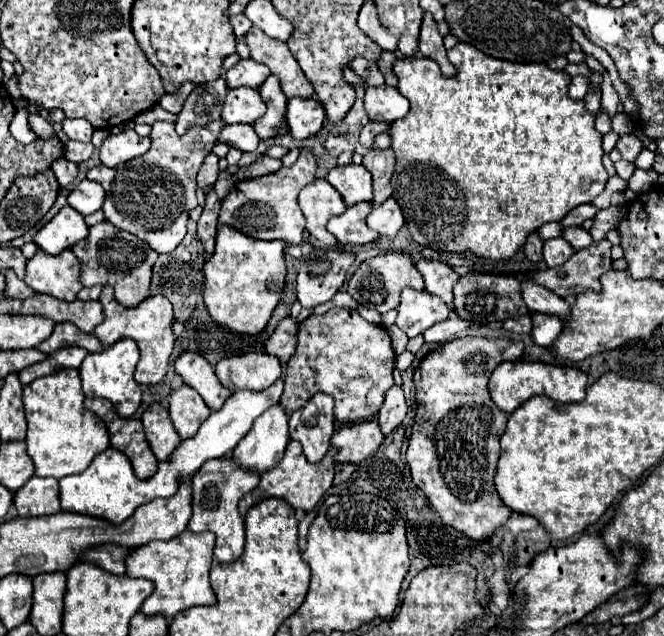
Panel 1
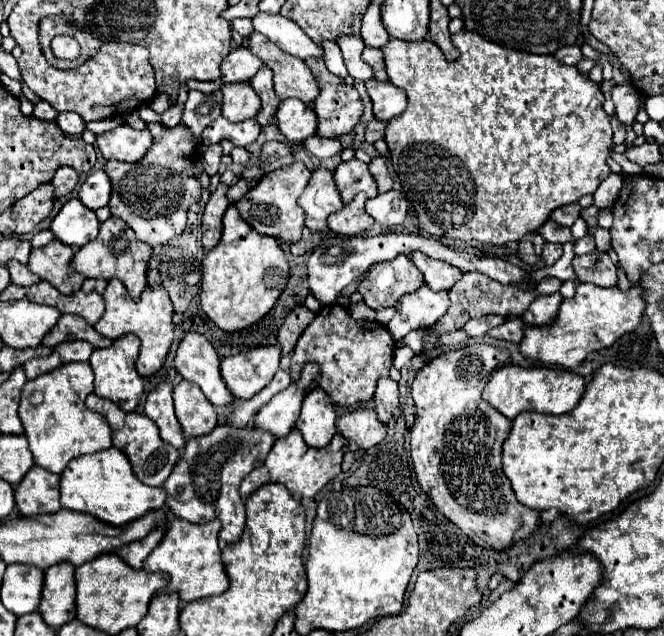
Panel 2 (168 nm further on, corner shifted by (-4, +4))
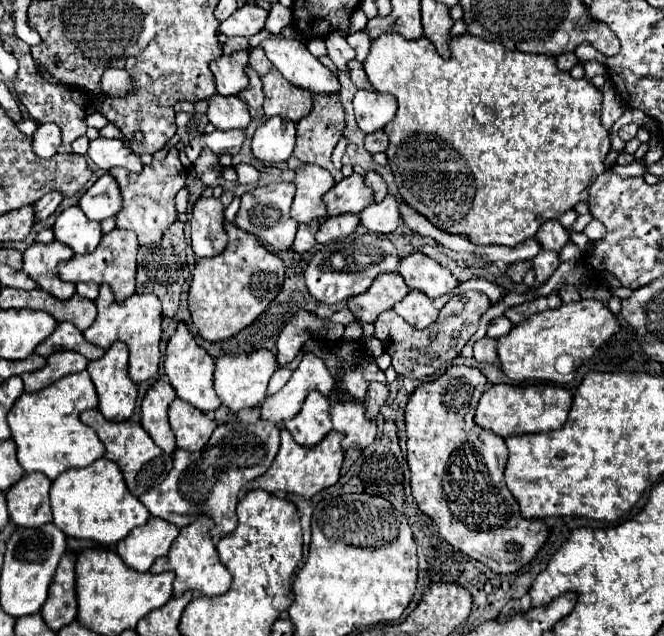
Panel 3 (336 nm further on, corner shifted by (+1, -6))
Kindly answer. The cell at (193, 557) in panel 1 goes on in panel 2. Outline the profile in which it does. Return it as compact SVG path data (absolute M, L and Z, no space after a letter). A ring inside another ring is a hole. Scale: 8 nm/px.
M170 517L168 529L156 549L144 559L146 571L164 571L170 575L170 583L164 593L178 593L180 601L190 603L202 597L220 595L228 589L228 577L224 573L224 565L220 559L218 547L218 531L220 523L210 521L204 525L194 525L178 517Z

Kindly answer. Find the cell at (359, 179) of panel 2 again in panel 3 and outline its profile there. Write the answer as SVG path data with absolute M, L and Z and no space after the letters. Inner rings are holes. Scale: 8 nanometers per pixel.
M351 175L337 185L333 185L323 203L327 207L327 215L343 215L343 213L361 213L367 205L373 203L373 191L365 187L361 175Z

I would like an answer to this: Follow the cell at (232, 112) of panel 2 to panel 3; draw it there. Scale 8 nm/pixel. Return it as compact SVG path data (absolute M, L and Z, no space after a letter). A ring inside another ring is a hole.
M213 95L207 103L207 119L217 129L247 129L247 125L251 123L247 105L237 97Z

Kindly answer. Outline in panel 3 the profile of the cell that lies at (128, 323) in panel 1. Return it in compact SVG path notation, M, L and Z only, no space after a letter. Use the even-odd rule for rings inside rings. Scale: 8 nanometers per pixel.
M103 283L99 287L99 297L95 299L95 305L97 305L97 319L87 331L83 331L83 337L89 343L99 345L103 349L107 349L115 341L123 341L129 347L129 377L135 383L151 379L159 369L159 357L161 357L161 353L159 353L161 319L163 319L161 317L161 301L153 293L145 293L145 295L133 293L123 303L117 303L111 287L107 287L107 283Z

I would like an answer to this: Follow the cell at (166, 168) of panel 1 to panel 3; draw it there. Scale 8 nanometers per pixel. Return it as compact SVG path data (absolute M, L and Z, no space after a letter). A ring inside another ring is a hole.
M173 147L163 161L151 161L143 167L141 173L127 173L123 169L111 169L109 171L121 189L123 195L123 209L119 211L117 227L119 229L131 229L137 233L137 239L141 245L153 245L159 243L163 231L177 221L175 211L175 195L185 185L187 169L179 163L179 151Z

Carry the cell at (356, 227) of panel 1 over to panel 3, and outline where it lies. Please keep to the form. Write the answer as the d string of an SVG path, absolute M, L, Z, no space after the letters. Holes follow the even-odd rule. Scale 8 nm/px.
M345 213L339 217L327 217L321 223L315 239L317 239L317 243L323 243L323 245L333 239L345 239L355 231L357 225L359 225L359 217L353 213Z

